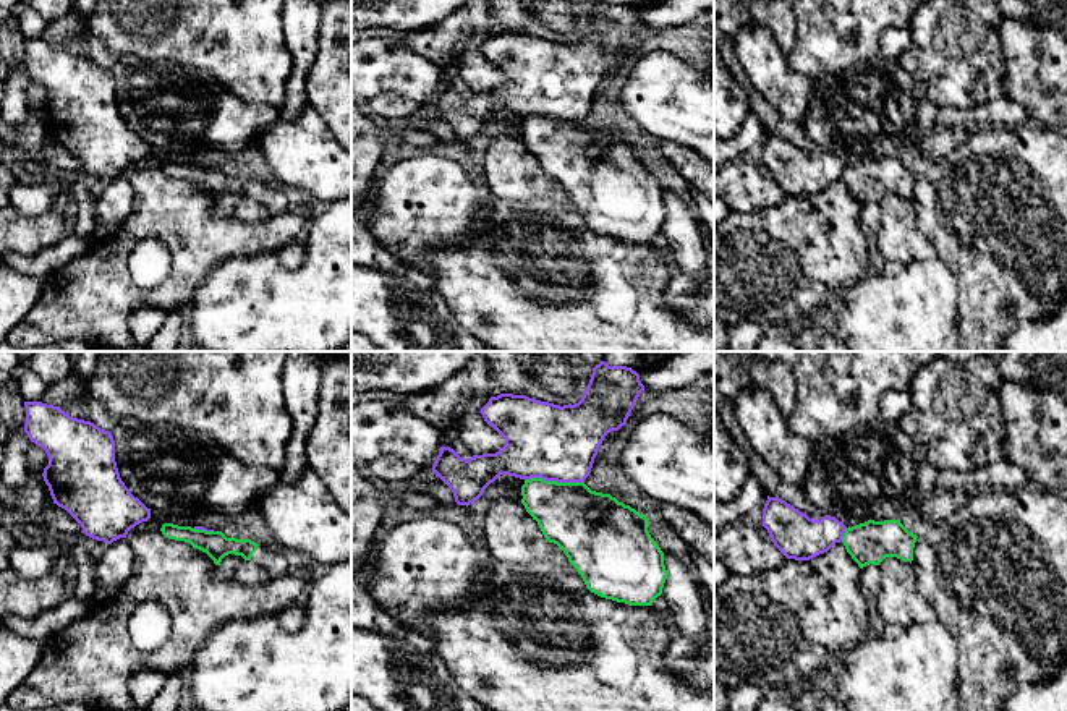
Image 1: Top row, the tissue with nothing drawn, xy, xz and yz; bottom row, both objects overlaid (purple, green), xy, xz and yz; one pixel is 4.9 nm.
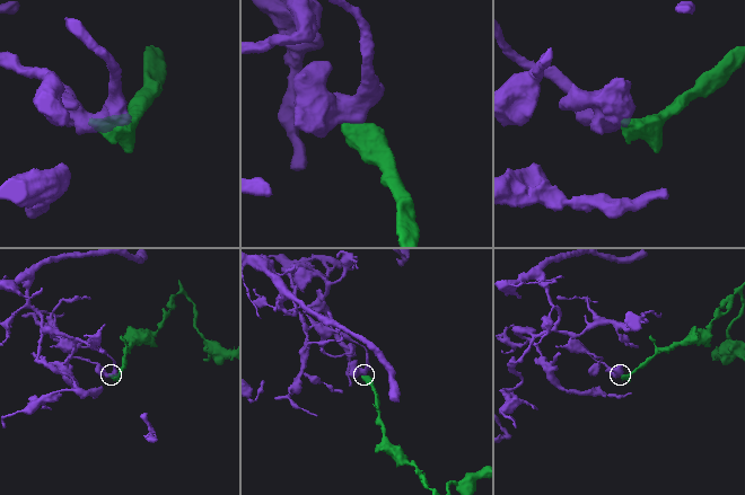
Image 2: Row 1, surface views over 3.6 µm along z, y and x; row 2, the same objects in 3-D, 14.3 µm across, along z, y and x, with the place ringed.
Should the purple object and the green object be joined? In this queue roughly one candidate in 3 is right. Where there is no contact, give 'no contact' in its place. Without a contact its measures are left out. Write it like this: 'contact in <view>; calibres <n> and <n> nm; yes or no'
contact in xz; calibres 380 and 340 nm; no

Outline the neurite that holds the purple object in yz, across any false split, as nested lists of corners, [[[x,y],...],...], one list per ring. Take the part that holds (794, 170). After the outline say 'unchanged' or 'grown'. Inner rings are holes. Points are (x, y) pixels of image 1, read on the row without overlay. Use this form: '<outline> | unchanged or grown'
[[[769,134],[763,146],[763,164],[774,183],[787,194],[810,198],[842,178],[847,164],[835,154],[813,157],[779,134]]] | unchanged

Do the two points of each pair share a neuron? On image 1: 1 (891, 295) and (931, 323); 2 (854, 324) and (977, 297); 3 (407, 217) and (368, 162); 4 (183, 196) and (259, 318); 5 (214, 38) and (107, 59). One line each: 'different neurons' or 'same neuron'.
1: same neuron
2: different neurons
3: different neurons
4: different neurons
5: different neurons

